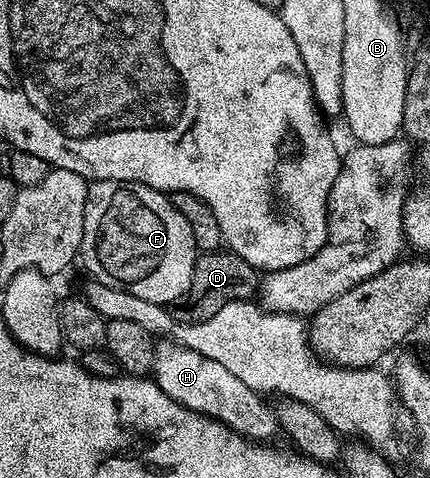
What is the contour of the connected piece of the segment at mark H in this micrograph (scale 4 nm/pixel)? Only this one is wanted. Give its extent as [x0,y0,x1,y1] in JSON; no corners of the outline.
[150,340,278,443]

